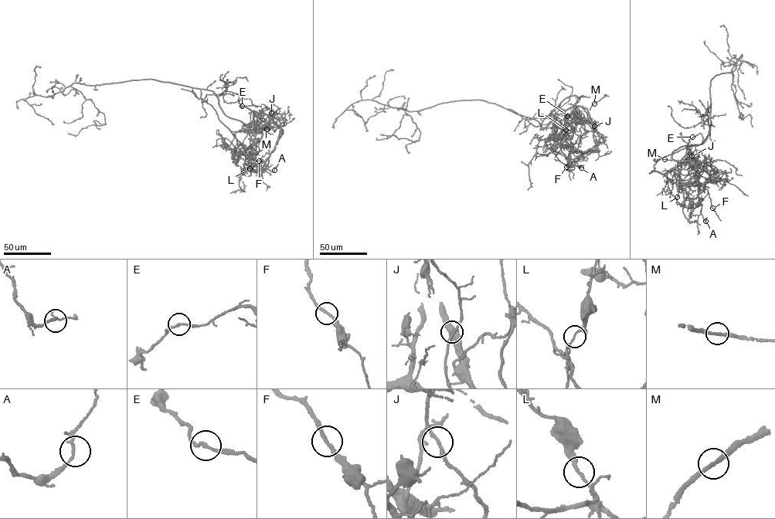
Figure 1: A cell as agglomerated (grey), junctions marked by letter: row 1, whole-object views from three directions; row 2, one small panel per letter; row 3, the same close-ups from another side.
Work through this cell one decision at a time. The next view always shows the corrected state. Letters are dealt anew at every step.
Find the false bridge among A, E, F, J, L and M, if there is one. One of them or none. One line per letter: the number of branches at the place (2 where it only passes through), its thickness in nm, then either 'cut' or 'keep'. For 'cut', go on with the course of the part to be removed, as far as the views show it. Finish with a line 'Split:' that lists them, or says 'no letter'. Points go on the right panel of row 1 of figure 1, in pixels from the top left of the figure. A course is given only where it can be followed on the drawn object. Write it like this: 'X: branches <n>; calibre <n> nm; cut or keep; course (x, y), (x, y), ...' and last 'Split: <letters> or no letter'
A: branches 2; calibre 170 nm; keep
E: branches 2; calibre 180 nm; keep
F: branches 2; calibre 220 nm; keep
J: branches 2; calibre 200 nm; keep
L: branches 2; calibre 190 nm; cut; course (677, 197), (680, 188), (654, 166), (701, 144), (709, 126), (695, 106), (680, 103)
M: branches 2; calibre 240 nm; keep
Split: L

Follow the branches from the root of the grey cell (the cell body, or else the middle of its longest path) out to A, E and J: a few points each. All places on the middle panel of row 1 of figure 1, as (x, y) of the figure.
A: (545, 127), (572, 106), (586, 107), (593, 127), (599, 137), (592, 149), (575, 158), (581, 167)
E: (545, 127), (560, 113), (576, 106), (586, 107), (592, 124), (578, 116), (567, 116)
J: (545, 127), (560, 113), (577, 106), (586, 107), (591, 124), (596, 129), (594, 126)

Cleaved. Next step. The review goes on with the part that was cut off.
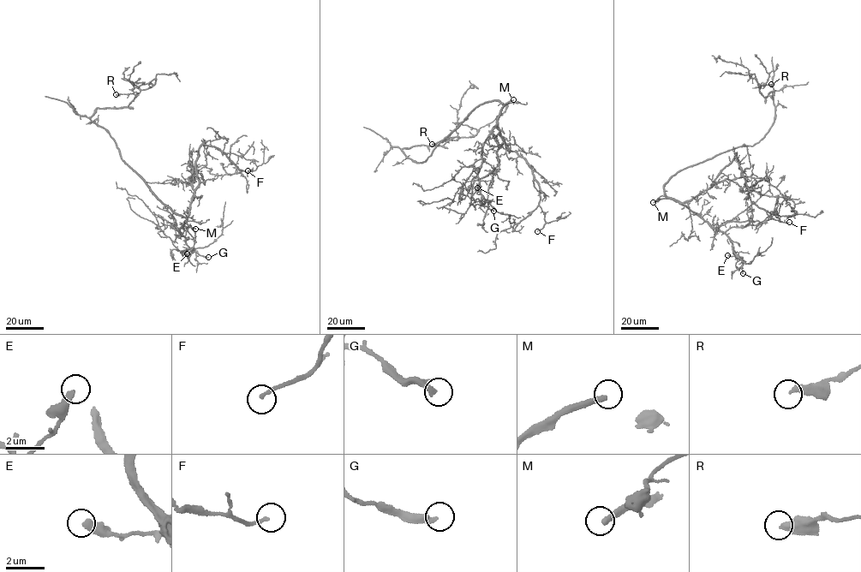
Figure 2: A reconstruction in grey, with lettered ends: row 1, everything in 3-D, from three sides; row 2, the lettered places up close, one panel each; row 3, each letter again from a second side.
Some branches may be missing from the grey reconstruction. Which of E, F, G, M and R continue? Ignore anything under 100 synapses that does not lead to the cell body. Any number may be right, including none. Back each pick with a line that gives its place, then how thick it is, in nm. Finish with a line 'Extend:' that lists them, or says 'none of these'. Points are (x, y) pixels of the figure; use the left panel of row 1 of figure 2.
M: Place: (195, 229). Thickness 320 nm
Extend: M

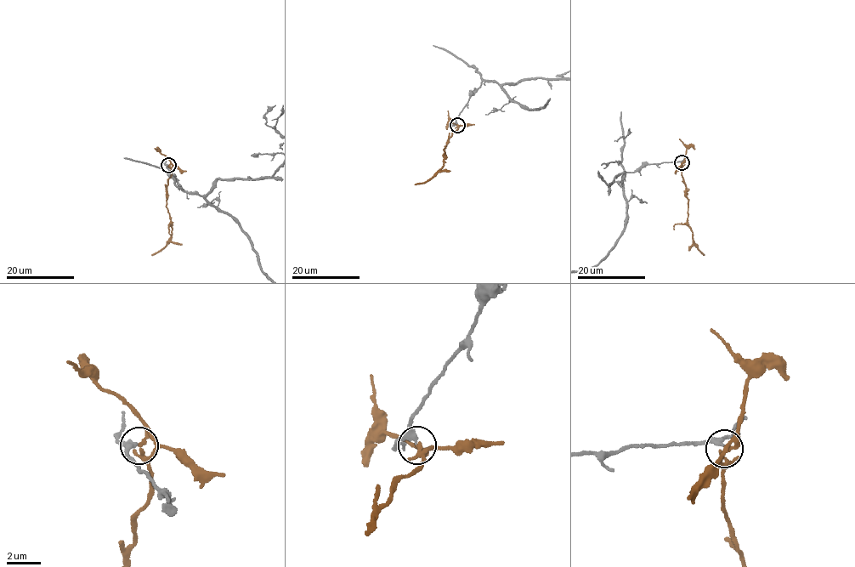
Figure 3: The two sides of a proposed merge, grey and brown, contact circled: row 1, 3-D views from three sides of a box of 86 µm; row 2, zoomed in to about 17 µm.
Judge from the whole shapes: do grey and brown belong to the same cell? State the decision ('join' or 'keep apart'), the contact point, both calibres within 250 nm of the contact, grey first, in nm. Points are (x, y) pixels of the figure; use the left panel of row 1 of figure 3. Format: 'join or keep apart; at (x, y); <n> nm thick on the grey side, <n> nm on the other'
keep apart; at (168, 165); 240 nm thick on the grey side, 140 nm on the other

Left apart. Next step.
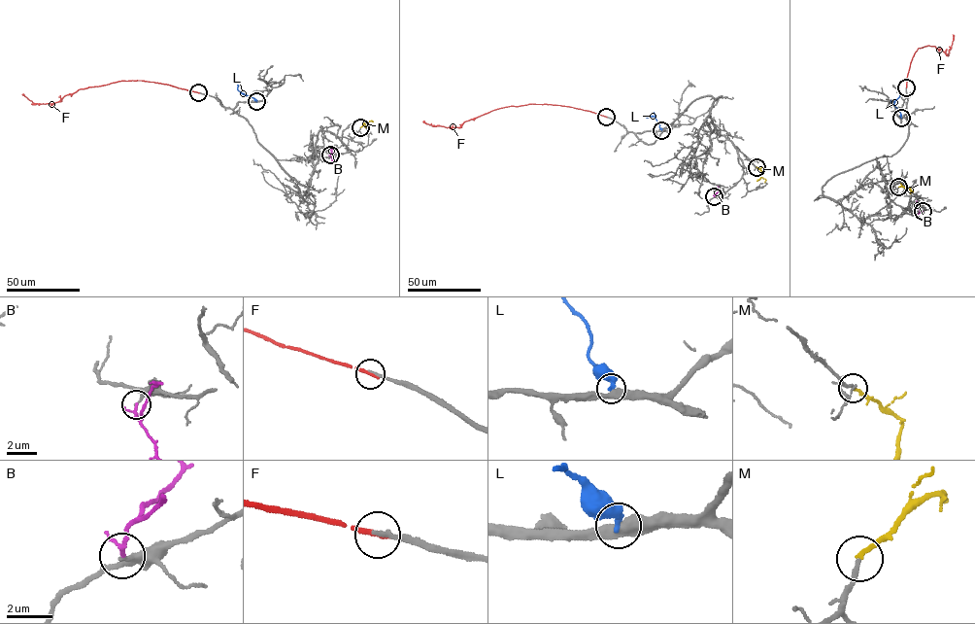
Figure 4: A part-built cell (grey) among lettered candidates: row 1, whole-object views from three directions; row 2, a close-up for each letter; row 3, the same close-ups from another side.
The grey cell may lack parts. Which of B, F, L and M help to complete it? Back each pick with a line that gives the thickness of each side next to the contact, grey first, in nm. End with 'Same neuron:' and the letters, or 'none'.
M: calibres 170 and 200 nm
Same neuron: M

